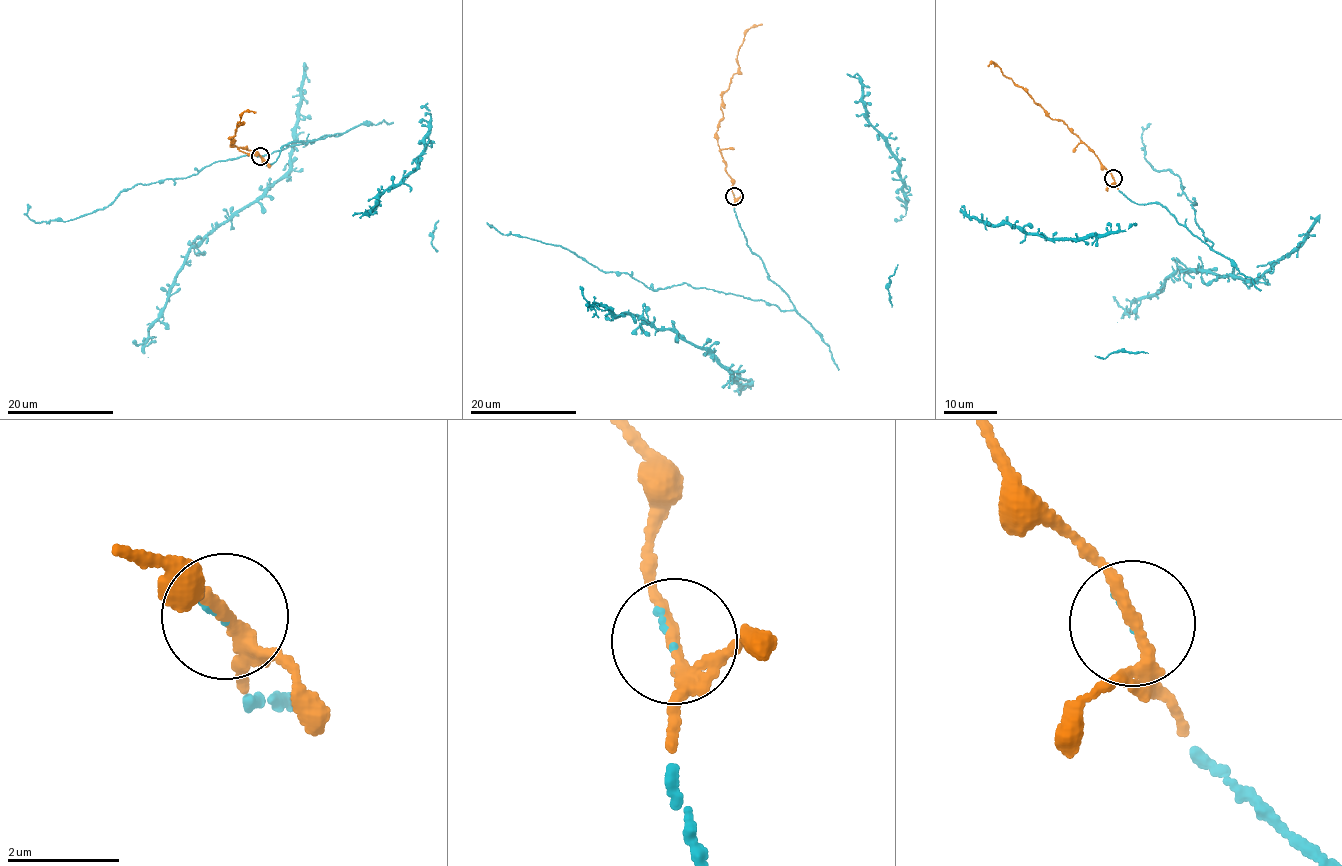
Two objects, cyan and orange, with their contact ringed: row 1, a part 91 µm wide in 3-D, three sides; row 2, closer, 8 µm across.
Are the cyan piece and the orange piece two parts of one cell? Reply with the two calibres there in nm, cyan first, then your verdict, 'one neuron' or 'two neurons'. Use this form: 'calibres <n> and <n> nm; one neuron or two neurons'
calibres 50 and 240 nm; one neuron

